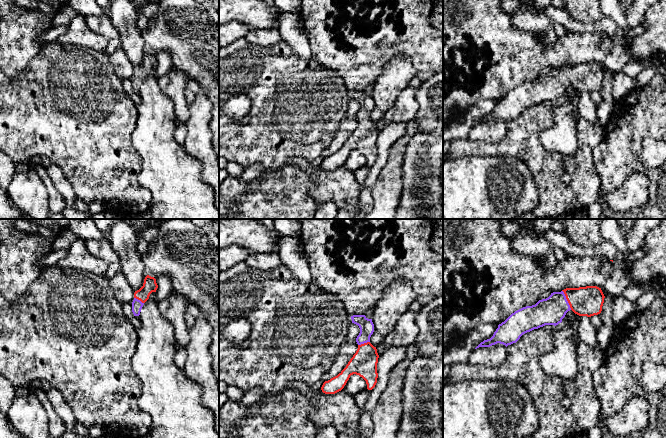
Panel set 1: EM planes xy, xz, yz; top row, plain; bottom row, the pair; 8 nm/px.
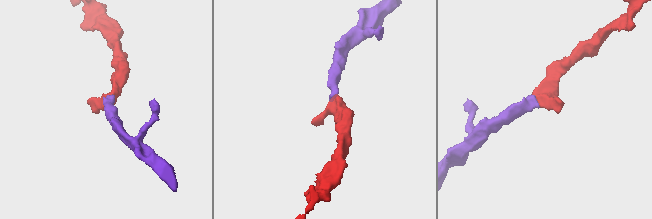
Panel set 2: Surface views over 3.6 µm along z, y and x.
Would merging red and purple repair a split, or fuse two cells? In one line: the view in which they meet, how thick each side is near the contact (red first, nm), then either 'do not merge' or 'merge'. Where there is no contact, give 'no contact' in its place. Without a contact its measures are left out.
yz | 240/220 nm | merge

